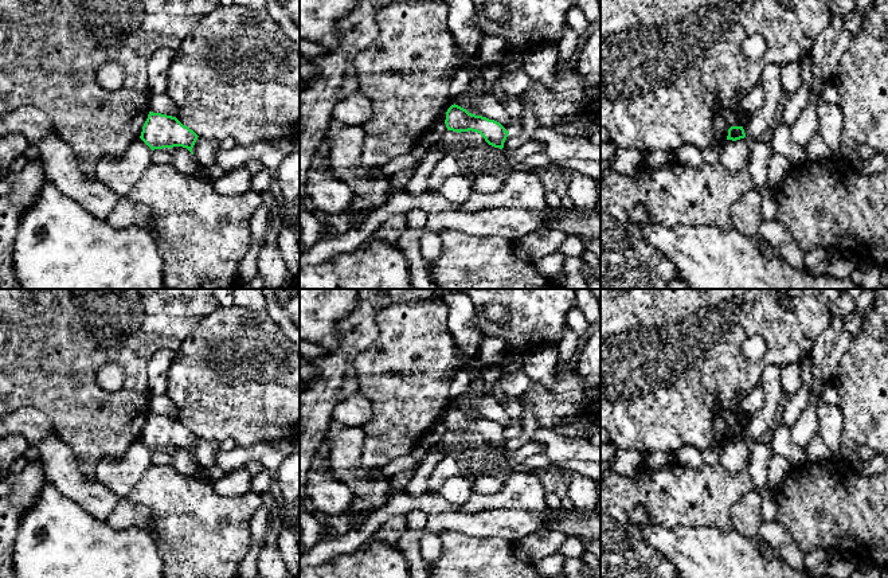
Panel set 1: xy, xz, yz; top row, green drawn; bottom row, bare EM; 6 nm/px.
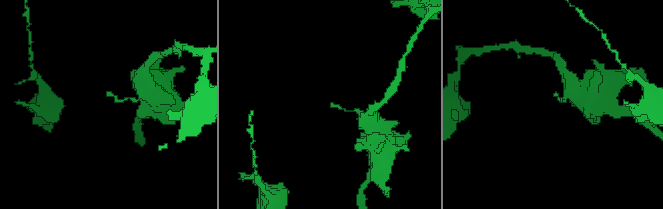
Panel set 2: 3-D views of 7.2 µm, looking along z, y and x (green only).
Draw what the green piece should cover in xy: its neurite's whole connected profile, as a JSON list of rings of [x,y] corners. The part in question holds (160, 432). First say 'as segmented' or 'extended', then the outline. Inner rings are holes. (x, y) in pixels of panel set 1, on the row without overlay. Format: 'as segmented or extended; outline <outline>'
as segmented; outline [[[149,413],[140,440],[152,450],[183,448],[192,456],[197,436],[176,418]]]

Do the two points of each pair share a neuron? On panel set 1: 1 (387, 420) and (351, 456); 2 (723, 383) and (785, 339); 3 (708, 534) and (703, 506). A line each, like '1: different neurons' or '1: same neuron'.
1: different neurons
2: same neuron
3: different neurons

